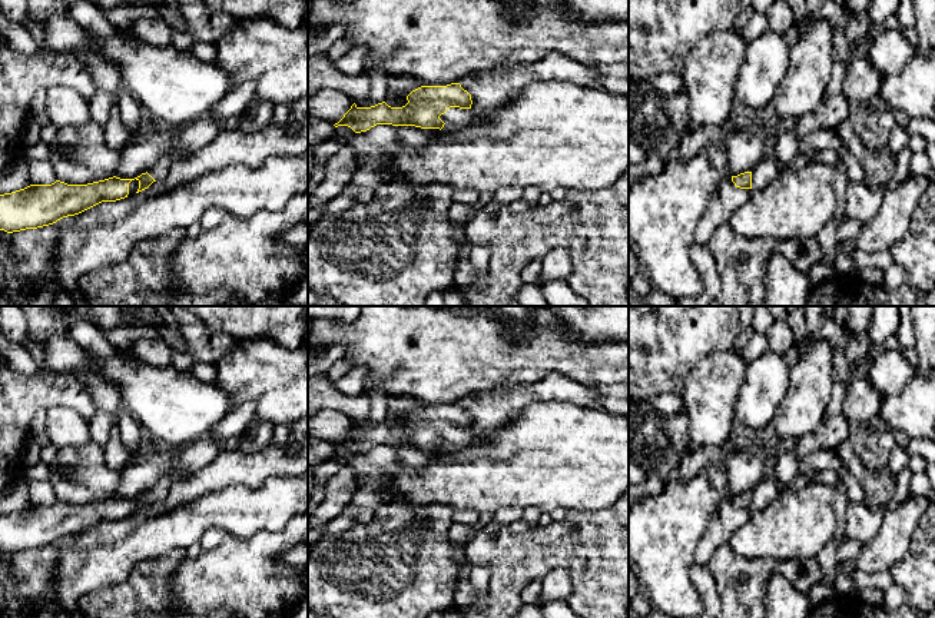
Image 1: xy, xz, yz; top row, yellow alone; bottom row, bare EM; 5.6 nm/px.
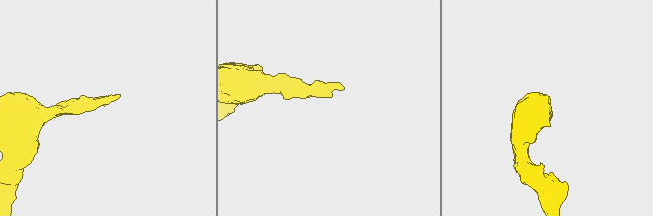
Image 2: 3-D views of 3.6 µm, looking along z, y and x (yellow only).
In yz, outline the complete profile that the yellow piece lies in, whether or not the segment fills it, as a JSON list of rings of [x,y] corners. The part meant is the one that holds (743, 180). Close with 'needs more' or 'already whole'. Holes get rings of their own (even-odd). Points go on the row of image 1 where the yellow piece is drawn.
[[[769,147],[762,162],[752,172],[732,176],[732,182],[740,189],[763,189],[776,179],[782,167]]] | needs more

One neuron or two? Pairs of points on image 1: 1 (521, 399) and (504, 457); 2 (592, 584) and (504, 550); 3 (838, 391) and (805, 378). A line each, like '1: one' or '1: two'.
1: two
2: one
3: two

